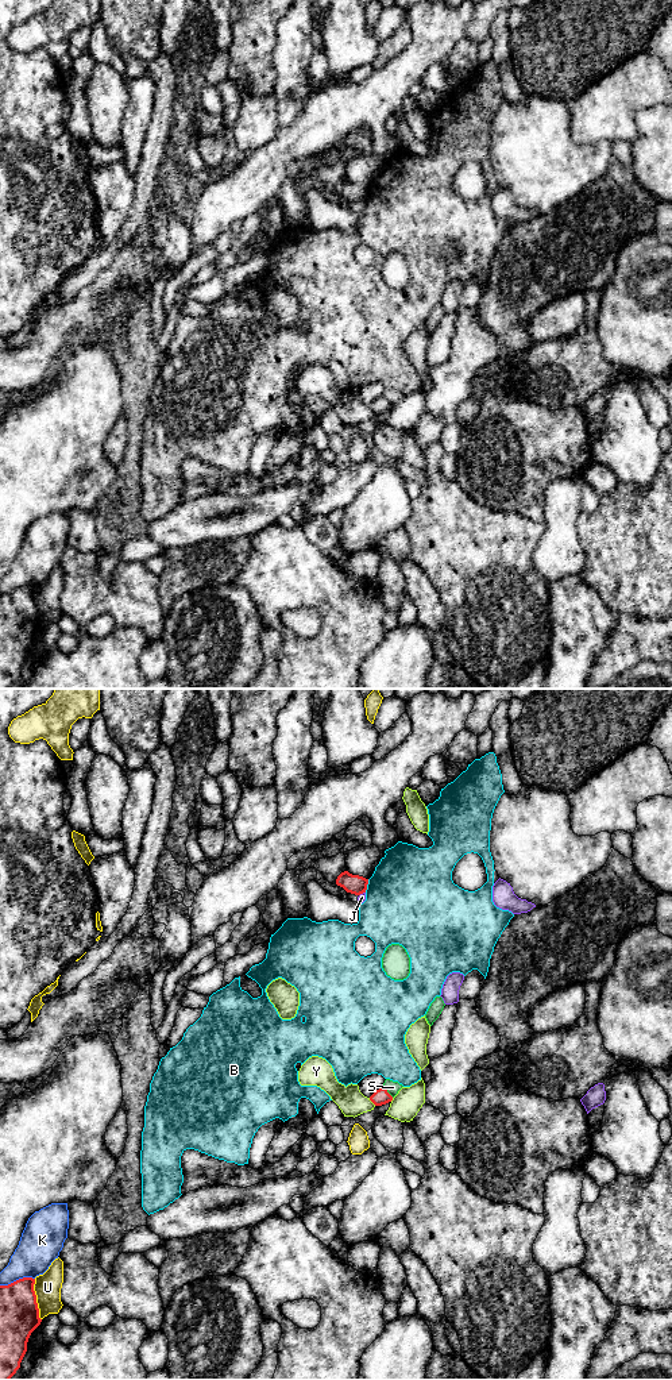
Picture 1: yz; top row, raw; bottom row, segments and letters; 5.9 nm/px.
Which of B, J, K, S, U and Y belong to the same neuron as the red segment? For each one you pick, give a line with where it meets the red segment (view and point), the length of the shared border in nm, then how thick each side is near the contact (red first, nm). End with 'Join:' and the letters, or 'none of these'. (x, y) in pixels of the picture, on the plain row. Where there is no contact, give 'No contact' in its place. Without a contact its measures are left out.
Join: none of these

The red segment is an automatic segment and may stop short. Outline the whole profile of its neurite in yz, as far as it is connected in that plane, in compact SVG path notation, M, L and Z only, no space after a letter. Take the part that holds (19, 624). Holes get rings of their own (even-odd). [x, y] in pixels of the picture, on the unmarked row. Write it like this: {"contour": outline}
{"contour": "M23 586L0 594L0 689L20 676L31 641L40 633L35 587Z"}

